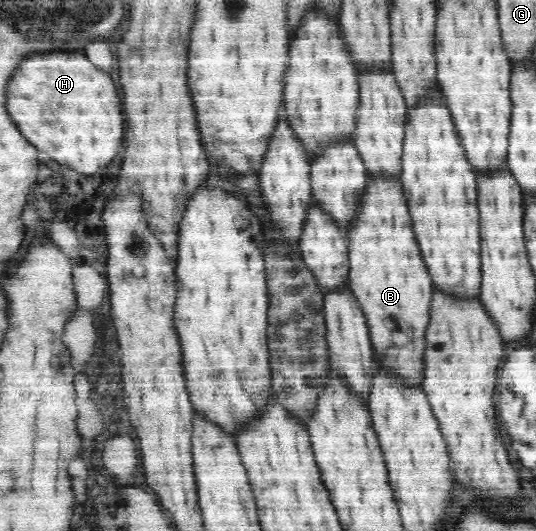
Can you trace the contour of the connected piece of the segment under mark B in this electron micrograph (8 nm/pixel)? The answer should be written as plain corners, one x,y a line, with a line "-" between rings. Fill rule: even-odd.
370,176
370,192
366,192
366,208
362,208
362,220
354,228
354,236
349,239
349,280
348,286
358,301
366,318
370,340
375,352
375,362
383,374
393,375
406,388
420,388
425,378
424,332
429,326
429,316
434,286
426,272
426,263
418,252
418,242
414,240
414,227
403,195
400,180
379,180
380,176

